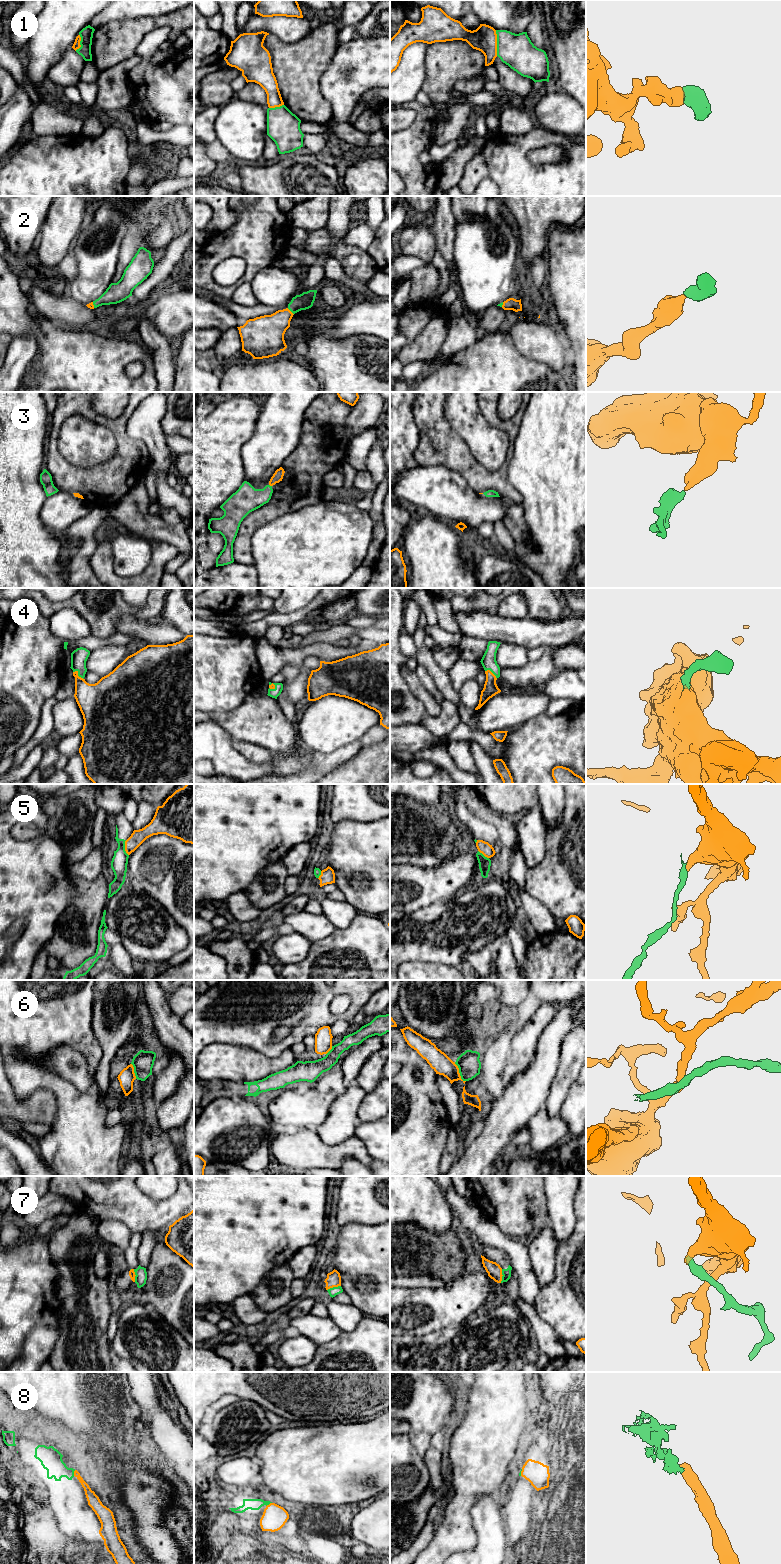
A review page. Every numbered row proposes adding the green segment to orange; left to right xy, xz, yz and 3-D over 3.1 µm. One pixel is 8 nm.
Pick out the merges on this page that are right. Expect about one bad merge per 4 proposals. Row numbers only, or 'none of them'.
2, 3, 4, 8

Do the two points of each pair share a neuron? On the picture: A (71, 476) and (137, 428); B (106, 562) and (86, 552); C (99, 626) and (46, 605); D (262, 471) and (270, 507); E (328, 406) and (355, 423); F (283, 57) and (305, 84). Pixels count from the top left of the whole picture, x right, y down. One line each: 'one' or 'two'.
A: two
B: two
C: one
D: two
E: two
F: one

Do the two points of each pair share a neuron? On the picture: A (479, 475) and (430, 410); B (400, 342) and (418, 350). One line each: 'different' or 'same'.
A: same
B: different

